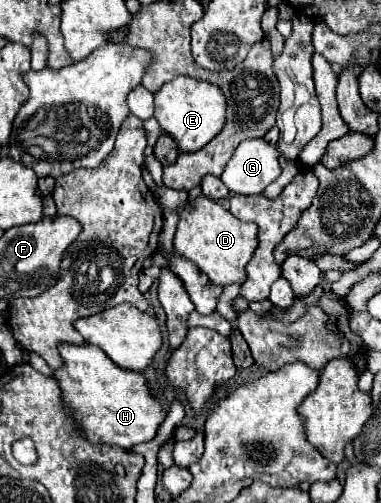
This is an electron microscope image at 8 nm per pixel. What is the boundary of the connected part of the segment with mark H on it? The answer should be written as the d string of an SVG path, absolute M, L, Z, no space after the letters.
M61 345L59 353L65 365L55 371L55 379L63 389L63 401L69 405L71 415L91 443L107 443L129 449L137 443L155 439L167 413L159 399L151 395L143 373L121 369L95 345Z

